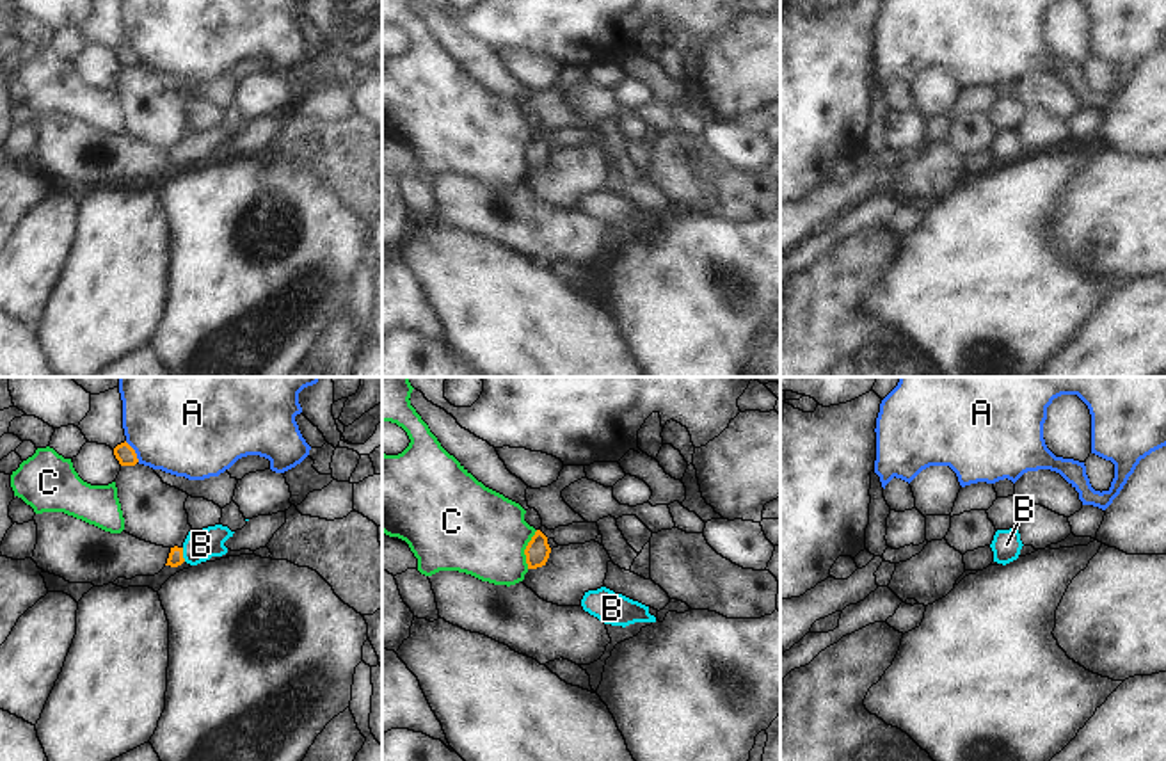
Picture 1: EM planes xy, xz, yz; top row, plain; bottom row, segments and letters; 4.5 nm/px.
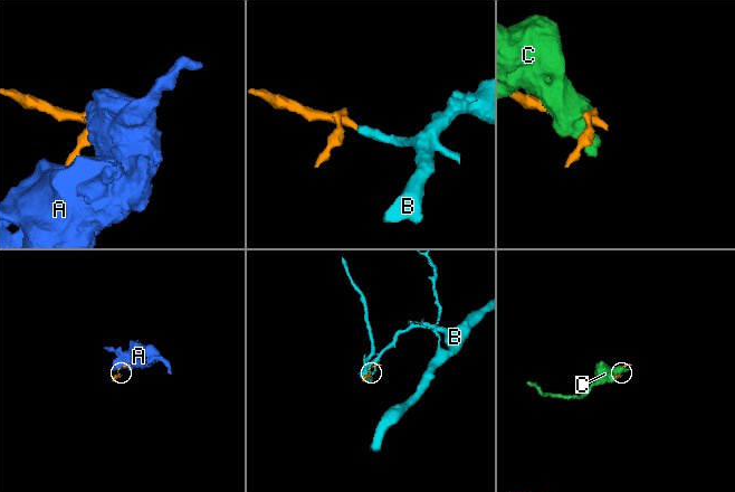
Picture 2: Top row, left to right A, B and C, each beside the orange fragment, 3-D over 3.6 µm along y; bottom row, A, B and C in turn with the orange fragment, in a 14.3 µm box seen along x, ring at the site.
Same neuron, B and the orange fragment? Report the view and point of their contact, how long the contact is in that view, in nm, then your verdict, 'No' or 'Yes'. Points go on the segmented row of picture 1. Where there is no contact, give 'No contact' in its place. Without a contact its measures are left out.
Touches orange at xy (182, 555). Shared border 70 nm. Yes

